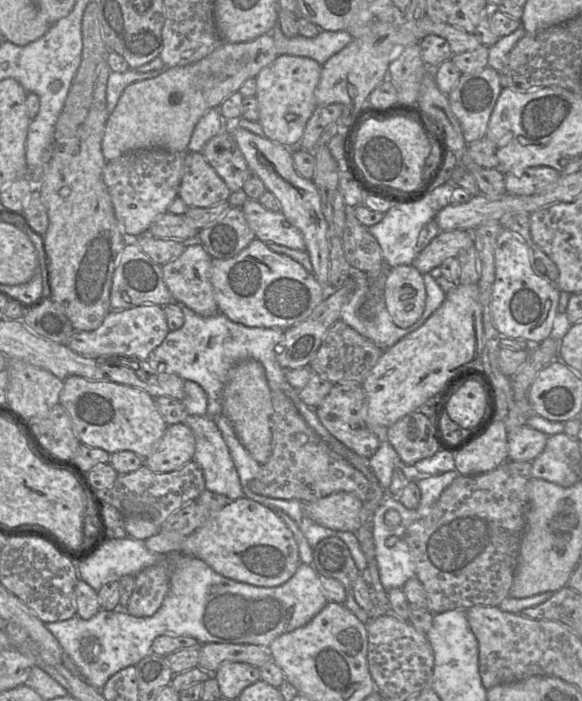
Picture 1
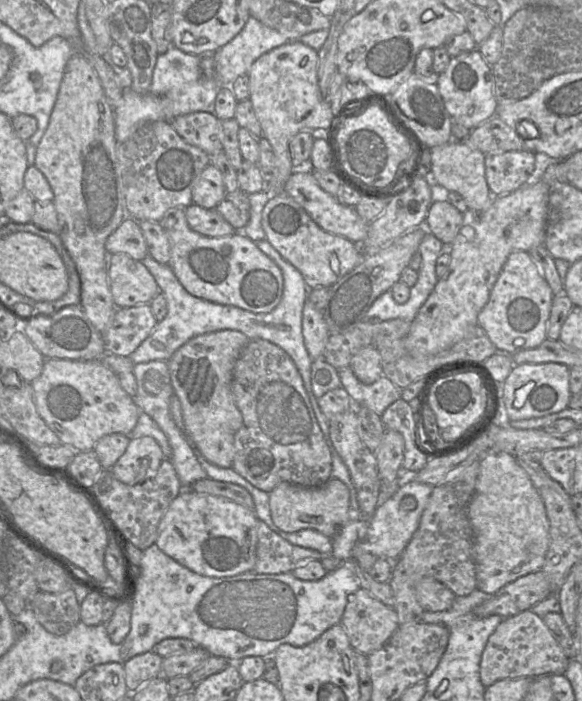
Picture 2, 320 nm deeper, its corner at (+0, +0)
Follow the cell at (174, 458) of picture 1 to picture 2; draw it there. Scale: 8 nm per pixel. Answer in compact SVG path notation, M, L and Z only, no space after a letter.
M134 437L111 471L119 481L135 485L154 477L163 460L162 449L154 438Z

